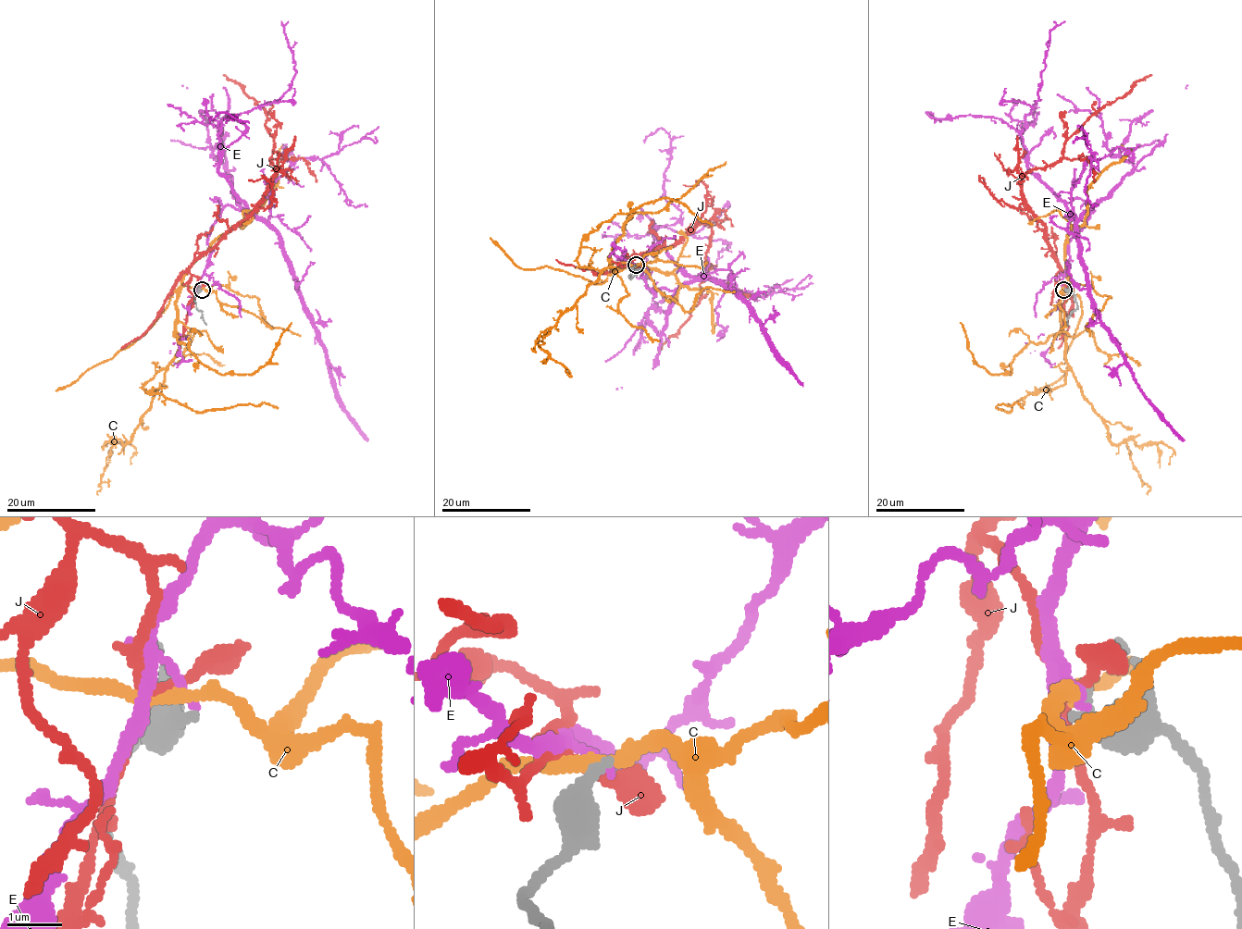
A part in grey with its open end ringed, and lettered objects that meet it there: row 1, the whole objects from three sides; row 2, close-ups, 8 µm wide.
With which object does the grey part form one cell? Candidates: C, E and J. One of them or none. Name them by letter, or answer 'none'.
none

